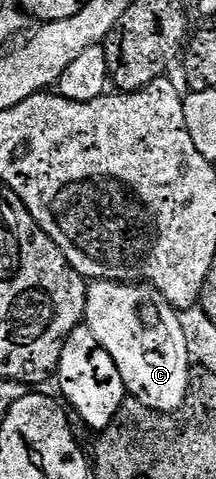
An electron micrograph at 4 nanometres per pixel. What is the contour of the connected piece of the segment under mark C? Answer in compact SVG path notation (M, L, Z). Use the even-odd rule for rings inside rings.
M96 280L88 287L84 322L98 336L98 344L114 356L118 372L122 372L125 391L139 402L163 406L164 412L179 410L184 405L190 385L190 357L185 333L175 306L157 301L156 326L144 326L140 313L148 302L149 287L130 282Z

